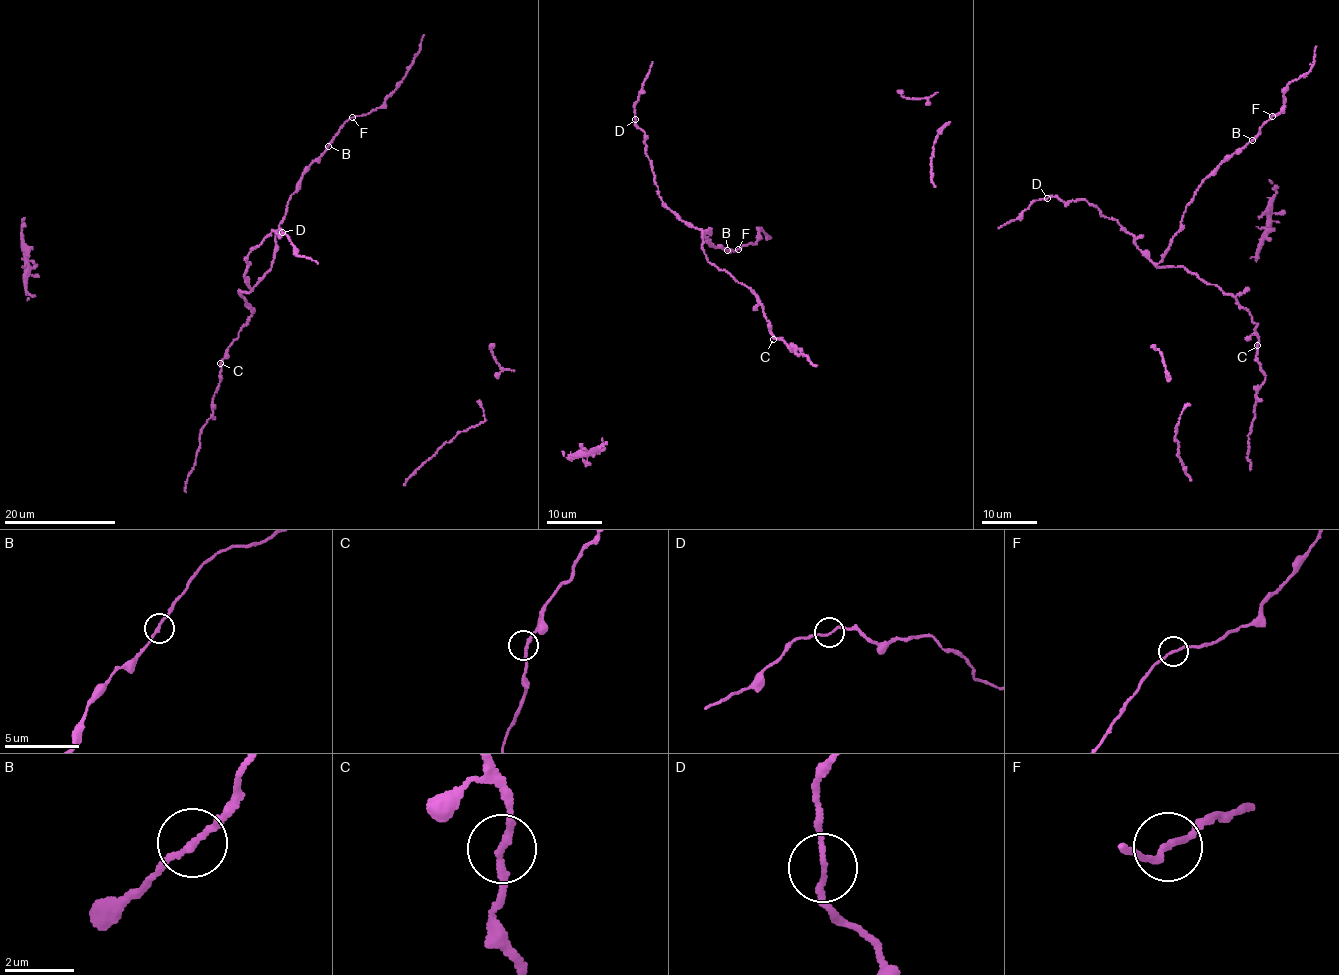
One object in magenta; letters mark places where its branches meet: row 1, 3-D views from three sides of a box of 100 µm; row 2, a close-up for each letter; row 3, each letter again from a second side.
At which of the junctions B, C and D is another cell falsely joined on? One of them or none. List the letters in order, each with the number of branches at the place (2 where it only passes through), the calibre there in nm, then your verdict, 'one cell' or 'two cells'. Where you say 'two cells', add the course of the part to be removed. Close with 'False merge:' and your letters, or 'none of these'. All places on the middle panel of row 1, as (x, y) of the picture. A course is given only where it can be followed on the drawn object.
B: 2 branches meet; 160 nm thick; one cell
C: 2 branches meet; 200 nm thick; one cell
D: 2 branches meet; 140 nm thick; one cell
False merge: none of these

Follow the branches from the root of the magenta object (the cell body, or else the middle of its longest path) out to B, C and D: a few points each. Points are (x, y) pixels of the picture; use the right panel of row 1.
B: (1237, 300), (1183, 267), (1157, 266), (1171, 239), (1180, 229), (1183, 213), (1199, 185), (1252, 139)
C: (1237, 300), (1256, 323), (1257, 345)
D: (1237, 300), (1183, 267), (1156, 267), (1138, 248), (1134, 236), (1084, 200), (1063, 202), (1055, 197), (1047, 198)

